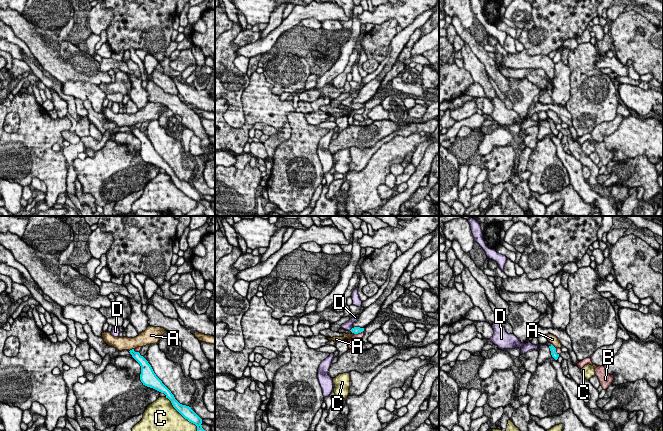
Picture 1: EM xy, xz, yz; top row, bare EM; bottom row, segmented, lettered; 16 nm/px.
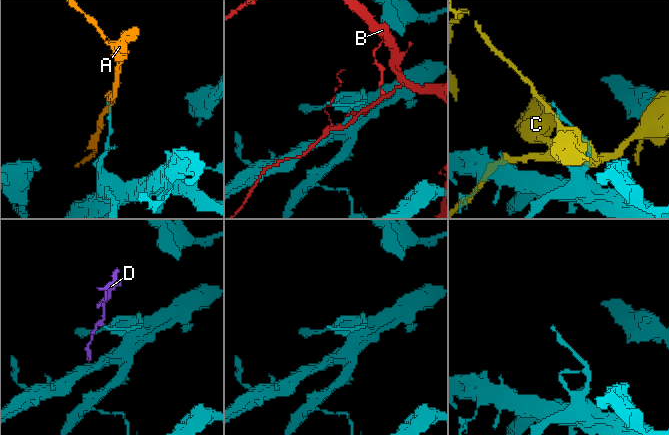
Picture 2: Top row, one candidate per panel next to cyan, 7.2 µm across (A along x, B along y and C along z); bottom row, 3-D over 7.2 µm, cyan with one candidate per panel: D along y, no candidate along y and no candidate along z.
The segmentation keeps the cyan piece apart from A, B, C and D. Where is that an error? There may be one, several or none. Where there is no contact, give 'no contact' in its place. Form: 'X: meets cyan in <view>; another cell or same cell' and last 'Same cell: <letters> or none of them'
A: meets cyan in xy; another cell
B: meets cyan in xz; another cell
C: meets cyan in xy; another cell
D: meets cyan in xz; same cell
Same cell: D

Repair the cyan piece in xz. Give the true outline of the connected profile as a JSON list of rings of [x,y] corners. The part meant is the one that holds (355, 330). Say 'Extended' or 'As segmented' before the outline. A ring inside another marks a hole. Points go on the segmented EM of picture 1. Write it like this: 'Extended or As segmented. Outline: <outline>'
Extended. Outline: [[[359,315],[353,316],[349,321],[341,325],[341,328],[351,331],[354,334],[358,334],[364,331],[364,328],[354,327],[353,323],[357,320]]]

